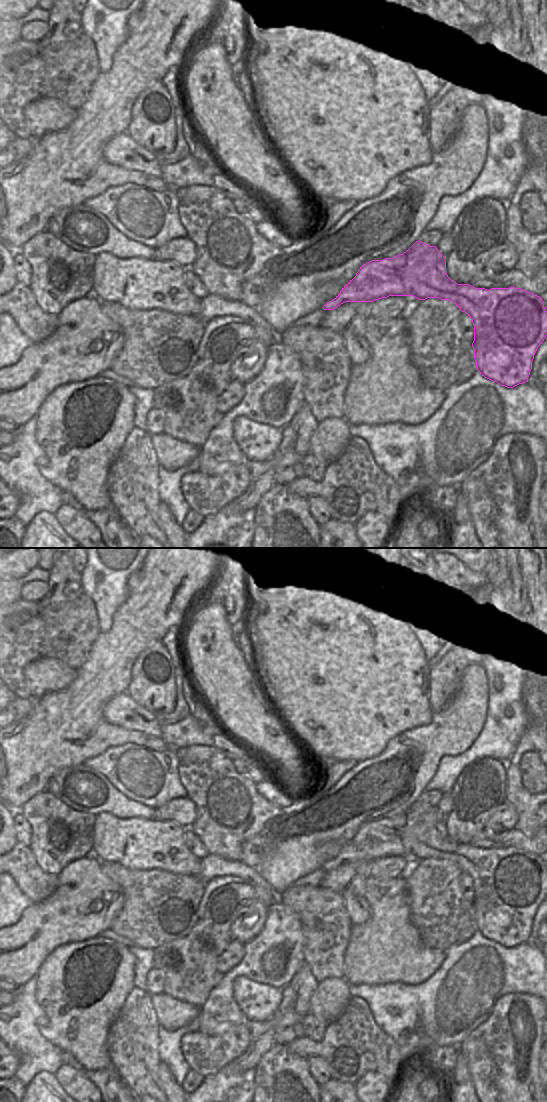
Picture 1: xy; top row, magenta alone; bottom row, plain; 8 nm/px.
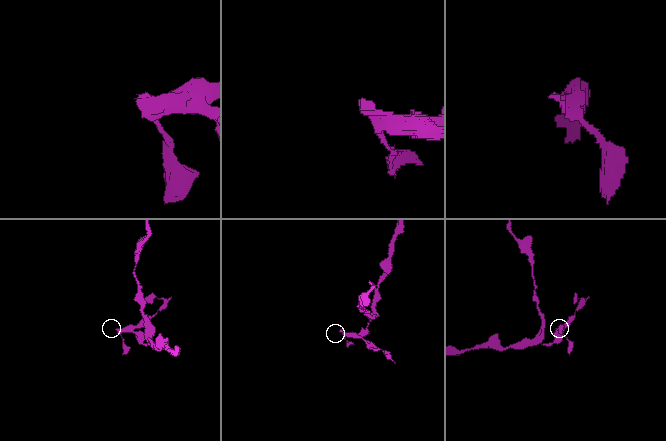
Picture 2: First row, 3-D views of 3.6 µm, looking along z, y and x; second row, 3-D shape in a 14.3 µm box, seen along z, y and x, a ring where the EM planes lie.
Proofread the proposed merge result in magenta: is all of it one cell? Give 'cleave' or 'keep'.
cleave

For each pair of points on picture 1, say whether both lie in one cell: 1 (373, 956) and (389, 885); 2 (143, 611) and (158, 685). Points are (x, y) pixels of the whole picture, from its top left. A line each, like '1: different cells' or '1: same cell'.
1: same cell
2: different cells

